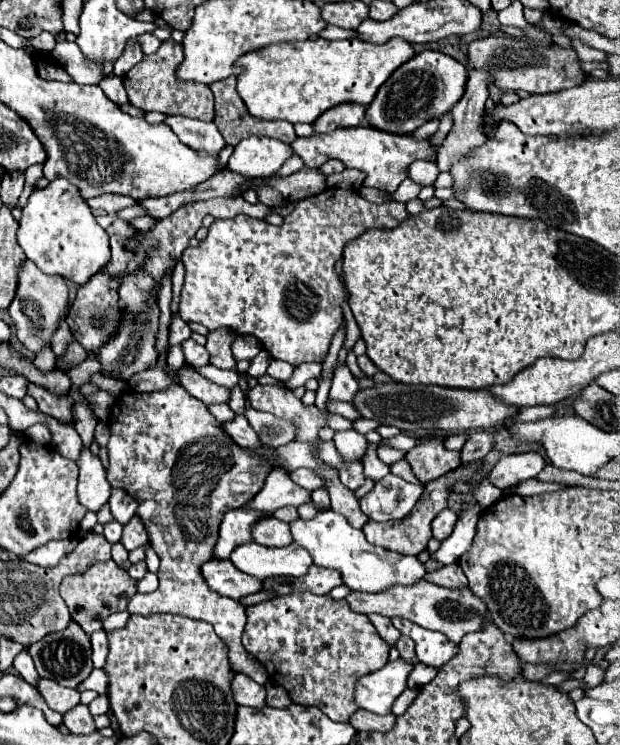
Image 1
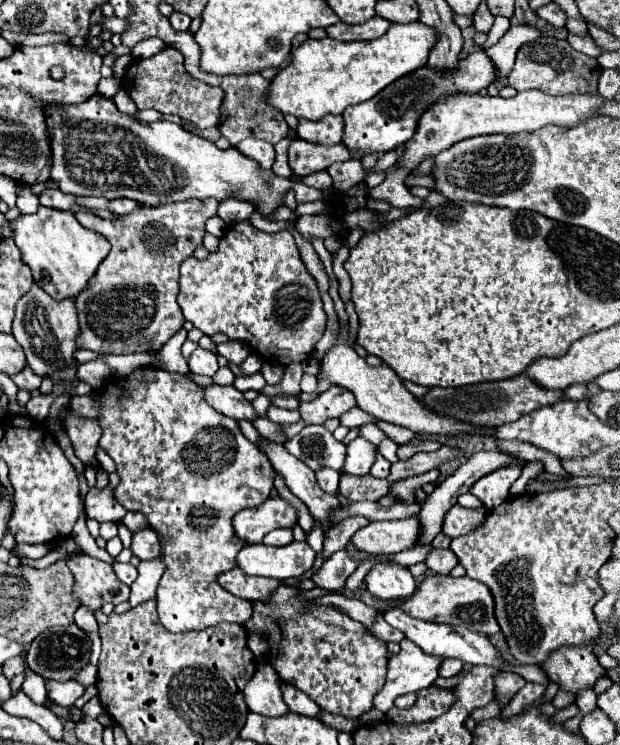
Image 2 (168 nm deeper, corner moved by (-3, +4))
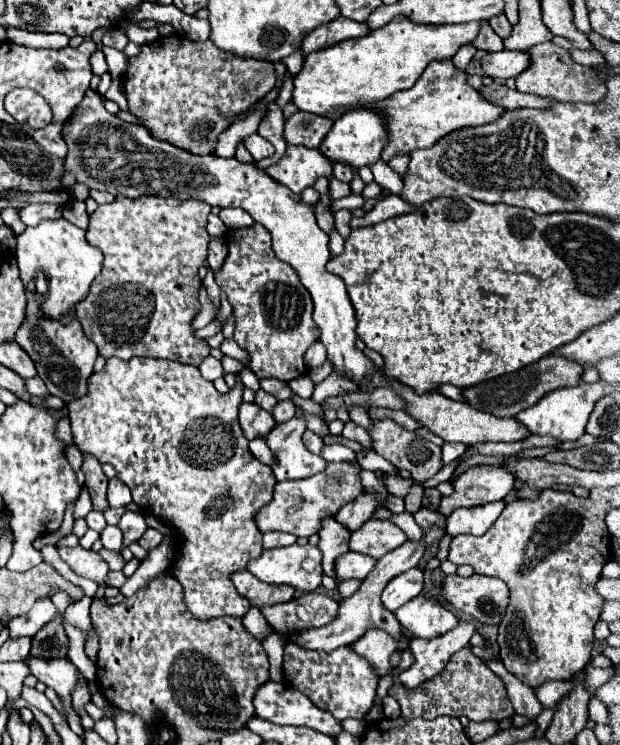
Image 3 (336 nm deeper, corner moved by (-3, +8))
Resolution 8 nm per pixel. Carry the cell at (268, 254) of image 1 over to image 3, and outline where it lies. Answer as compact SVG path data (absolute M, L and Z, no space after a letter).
M251 225L245 229L229 229L225 235L229 255L221 267L221 271L215 271L217 285L227 293L229 303L233 305L235 315L235 335L233 339L239 343L243 351L249 355L249 369L257 375L257 379L273 377L279 381L289 383L291 379L297 379L307 373L303 355L311 343L319 339L319 329L315 327L313 315L313 301L309 291L299 283L297 273L287 263L281 263L273 249L271 249L271 235L261 225Z

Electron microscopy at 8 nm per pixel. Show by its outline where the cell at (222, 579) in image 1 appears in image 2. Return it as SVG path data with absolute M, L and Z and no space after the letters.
M233 567L217 577L219 585L233 593L235 597L245 597L247 601L267 599L281 583L277 579L253 579L245 575L239 567Z

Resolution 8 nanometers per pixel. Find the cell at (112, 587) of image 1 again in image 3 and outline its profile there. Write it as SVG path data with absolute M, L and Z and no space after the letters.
M57 547L61 559L81 577L93 579L97 583L105 583L105 575L109 573L107 563L91 549L83 547Z

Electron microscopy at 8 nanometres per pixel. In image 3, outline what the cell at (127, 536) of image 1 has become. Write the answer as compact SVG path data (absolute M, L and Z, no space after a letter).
M147 529L145 535L139 539L139 545L145 549L155 549L157 545L161 545L161 541L163 541L163 533L159 533L155 529Z

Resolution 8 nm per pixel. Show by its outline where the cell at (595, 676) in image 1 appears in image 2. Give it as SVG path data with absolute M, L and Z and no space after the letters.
M559 689L559 691L557 691L557 695L553 697L553 705L555 705L557 709L563 709L563 707L571 705L575 699L577 699L577 697L575 697L575 695L571 695L569 691L565 691L565 689L561 691L561 689Z

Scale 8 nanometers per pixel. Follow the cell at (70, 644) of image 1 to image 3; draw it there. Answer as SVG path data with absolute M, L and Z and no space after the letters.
M57 619L41 627L41 631L37 631L37 635L33 637L31 655L41 659L65 657L65 631L61 623L57 623Z

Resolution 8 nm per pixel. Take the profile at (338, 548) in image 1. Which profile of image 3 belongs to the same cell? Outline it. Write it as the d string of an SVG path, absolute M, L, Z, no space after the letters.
M419 567L409 569L387 583L387 587L383 589L383 595L381 595L381 603L387 611L395 613L401 605L405 605L413 597L417 597L421 593L421 589L423 589L423 571Z

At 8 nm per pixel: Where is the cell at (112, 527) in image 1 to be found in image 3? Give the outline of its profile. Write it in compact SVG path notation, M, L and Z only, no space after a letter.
M89 511L87 517L85 517L85 521L87 521L89 529L95 529L95 531L103 531L103 529L107 527L105 517L103 517L103 513L99 513L99 511Z

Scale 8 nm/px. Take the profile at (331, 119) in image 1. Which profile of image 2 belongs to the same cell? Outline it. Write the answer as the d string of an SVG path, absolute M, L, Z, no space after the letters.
M325 115L319 121L299 119L297 135L311 143L335 145L343 139L343 131L345 131L345 121L341 115Z

